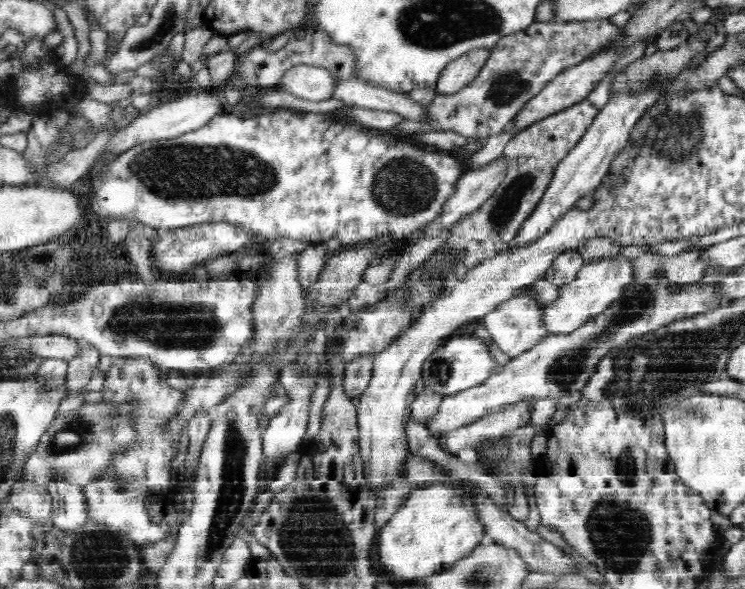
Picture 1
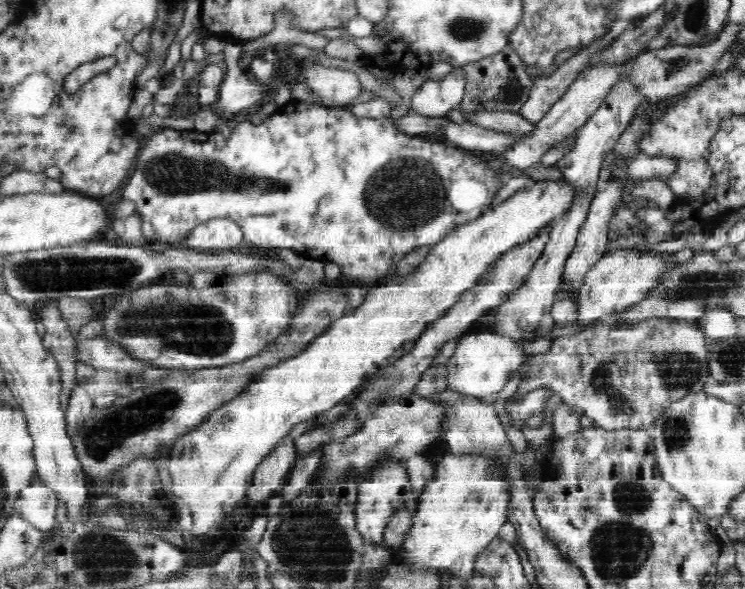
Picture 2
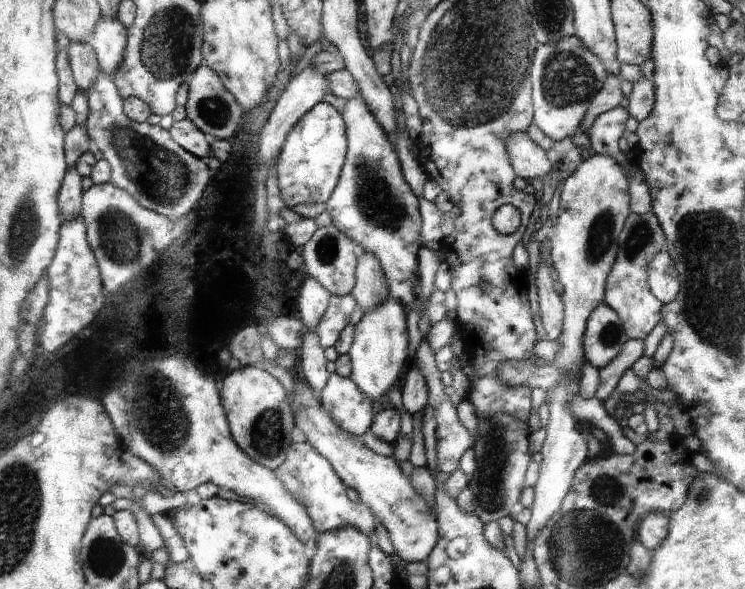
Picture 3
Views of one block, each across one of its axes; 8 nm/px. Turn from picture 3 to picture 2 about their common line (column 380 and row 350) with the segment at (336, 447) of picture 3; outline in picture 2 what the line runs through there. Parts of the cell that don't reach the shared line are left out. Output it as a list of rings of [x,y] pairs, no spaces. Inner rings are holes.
[[[494,330],[465,333],[460,337],[453,355],[446,364],[448,365],[448,390],[476,398],[495,397],[510,382],[512,374],[522,366],[524,356],[527,355],[522,344]]]

